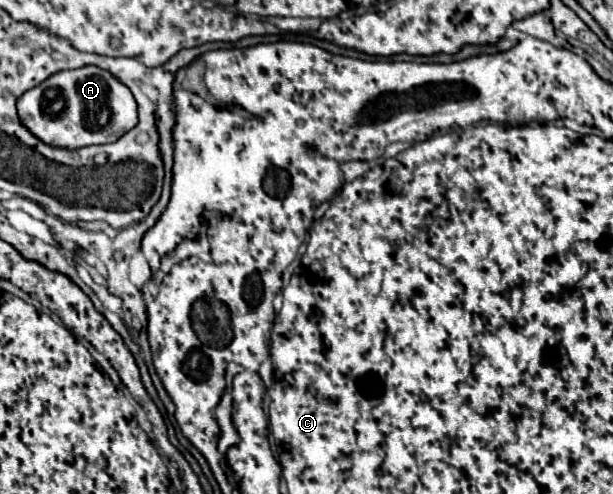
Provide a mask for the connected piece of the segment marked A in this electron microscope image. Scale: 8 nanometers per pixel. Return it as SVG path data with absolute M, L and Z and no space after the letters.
M93 65L79 67L73 71L59 71L51 75L49 79L45 79L37 87L21 95L21 99L17 101L17 111L23 125L35 137L39 137L43 143L65 147L65 149L79 149L95 143L113 143L137 125L137 103L131 89L109 71L103 71Z

